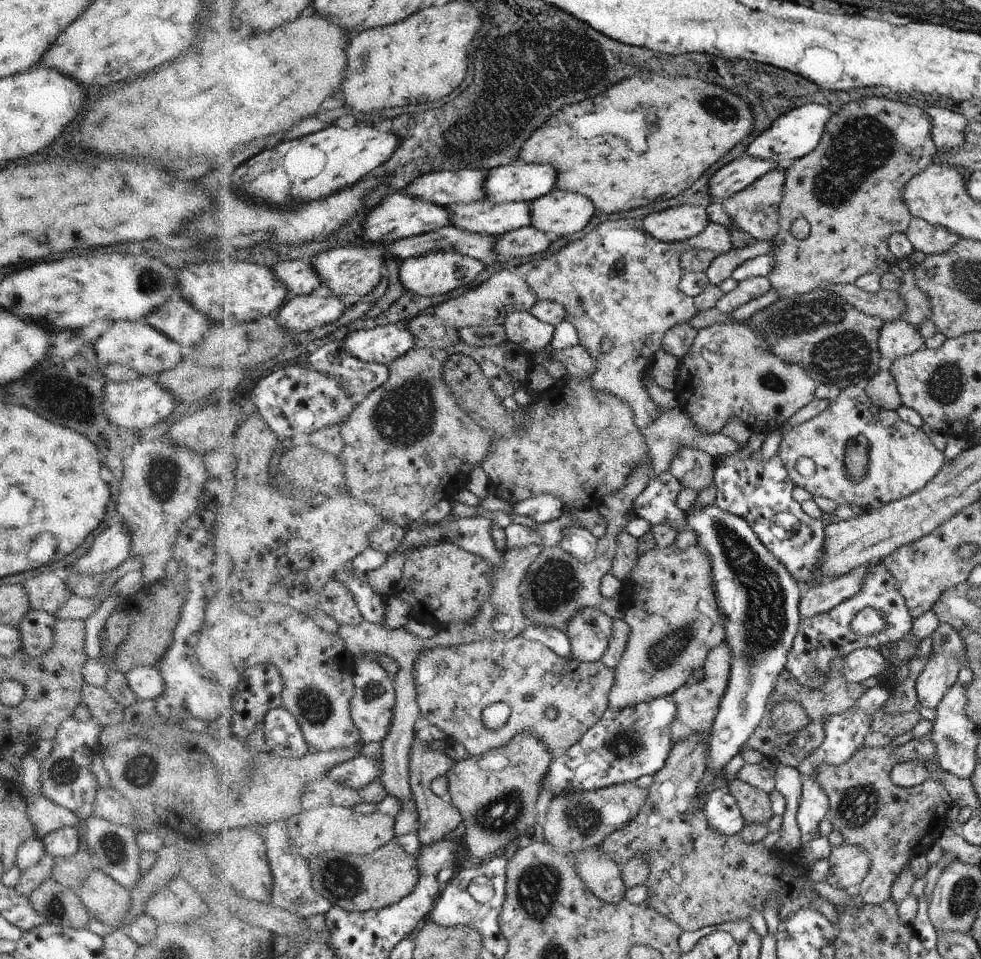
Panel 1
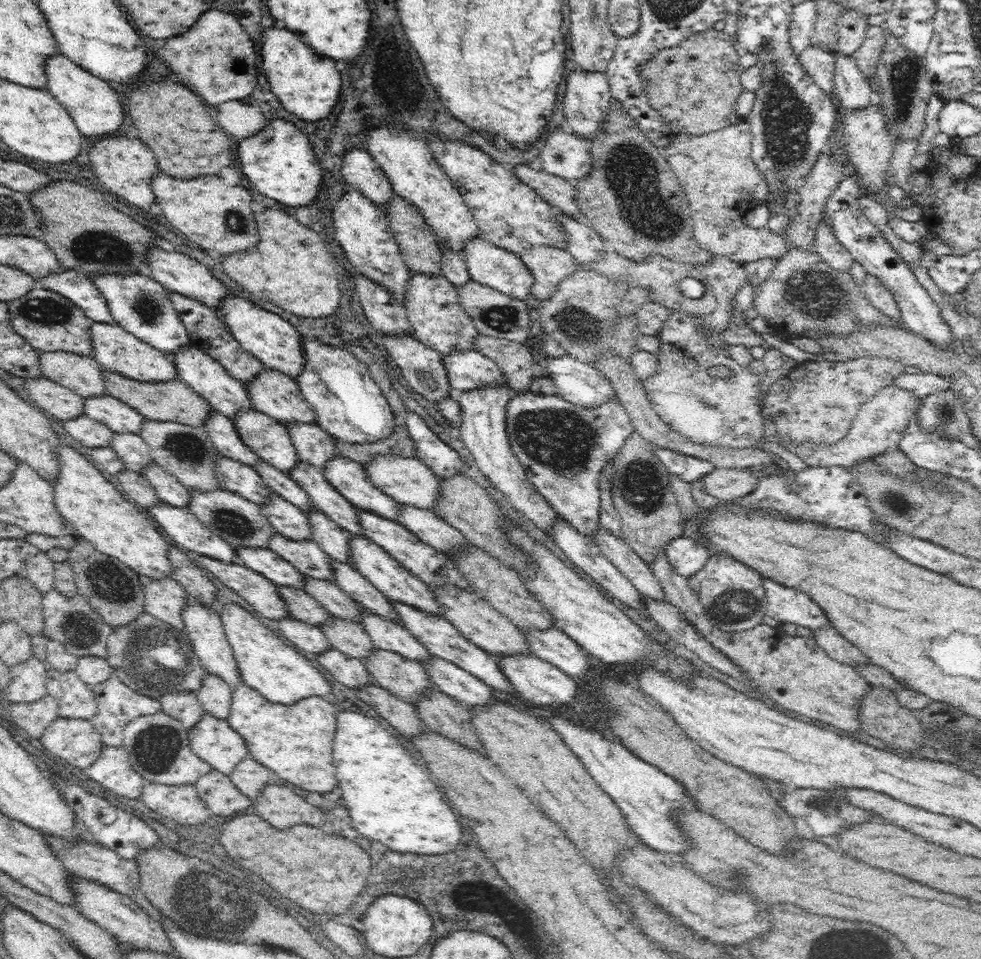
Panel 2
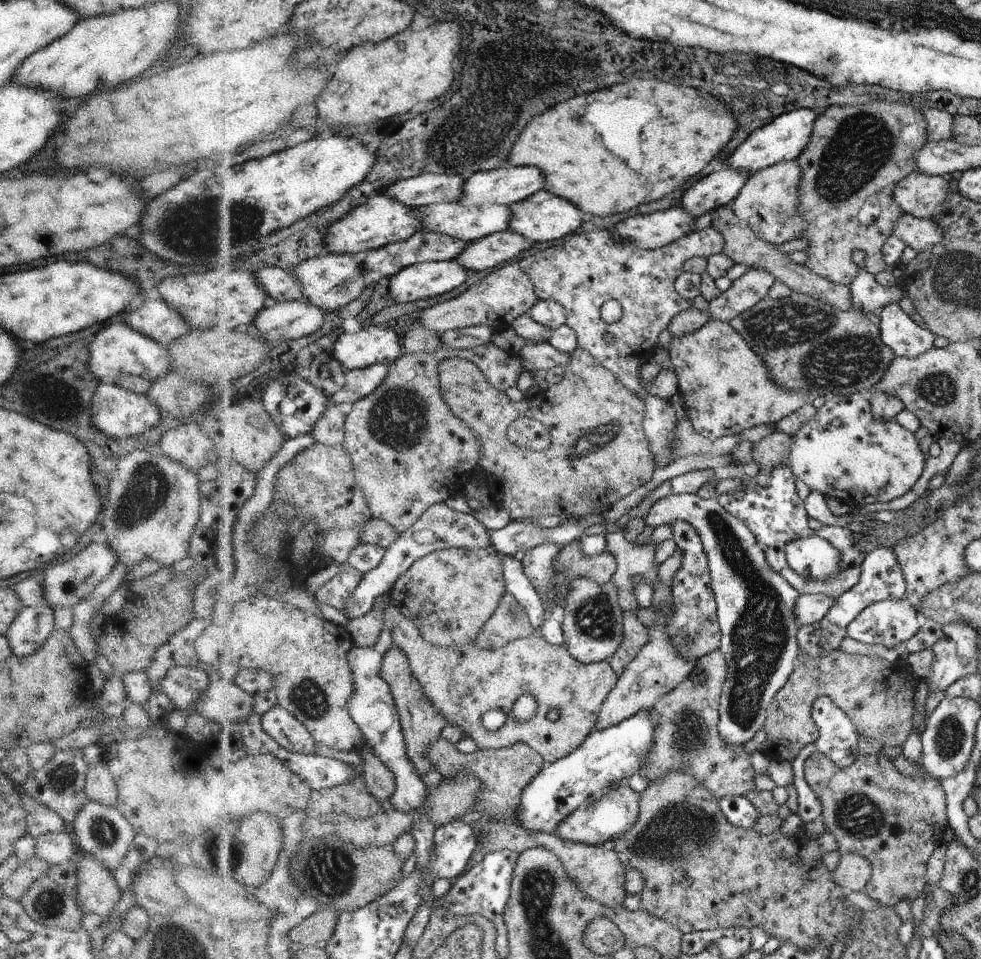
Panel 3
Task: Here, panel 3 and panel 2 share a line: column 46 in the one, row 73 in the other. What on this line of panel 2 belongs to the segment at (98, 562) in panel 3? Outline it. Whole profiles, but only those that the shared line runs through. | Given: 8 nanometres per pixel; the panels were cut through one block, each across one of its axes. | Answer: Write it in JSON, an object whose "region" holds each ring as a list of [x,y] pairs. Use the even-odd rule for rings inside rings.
{"region":[[[574,69],[567,76],[566,94],[564,96],[564,118],[572,126],[574,135],[591,141],[600,130],[600,122],[608,114],[610,101],[613,100],[610,85],[605,73]]]}

